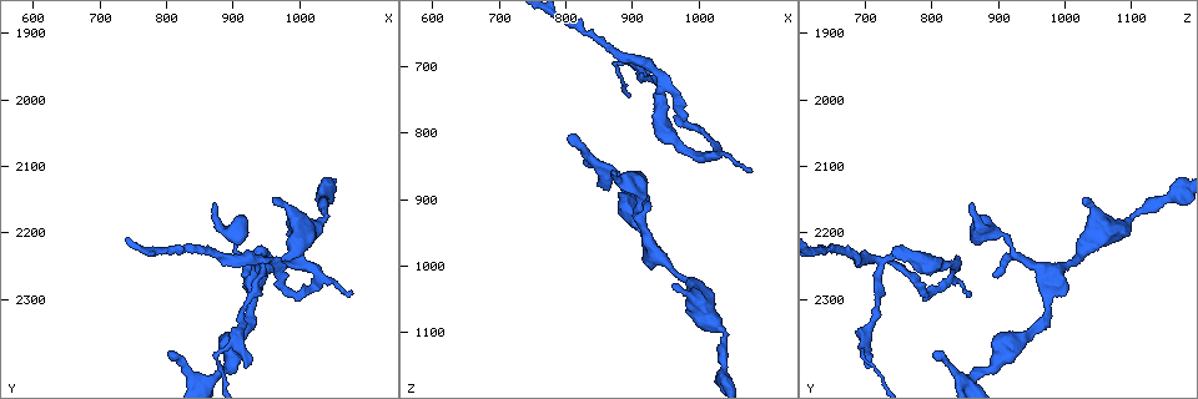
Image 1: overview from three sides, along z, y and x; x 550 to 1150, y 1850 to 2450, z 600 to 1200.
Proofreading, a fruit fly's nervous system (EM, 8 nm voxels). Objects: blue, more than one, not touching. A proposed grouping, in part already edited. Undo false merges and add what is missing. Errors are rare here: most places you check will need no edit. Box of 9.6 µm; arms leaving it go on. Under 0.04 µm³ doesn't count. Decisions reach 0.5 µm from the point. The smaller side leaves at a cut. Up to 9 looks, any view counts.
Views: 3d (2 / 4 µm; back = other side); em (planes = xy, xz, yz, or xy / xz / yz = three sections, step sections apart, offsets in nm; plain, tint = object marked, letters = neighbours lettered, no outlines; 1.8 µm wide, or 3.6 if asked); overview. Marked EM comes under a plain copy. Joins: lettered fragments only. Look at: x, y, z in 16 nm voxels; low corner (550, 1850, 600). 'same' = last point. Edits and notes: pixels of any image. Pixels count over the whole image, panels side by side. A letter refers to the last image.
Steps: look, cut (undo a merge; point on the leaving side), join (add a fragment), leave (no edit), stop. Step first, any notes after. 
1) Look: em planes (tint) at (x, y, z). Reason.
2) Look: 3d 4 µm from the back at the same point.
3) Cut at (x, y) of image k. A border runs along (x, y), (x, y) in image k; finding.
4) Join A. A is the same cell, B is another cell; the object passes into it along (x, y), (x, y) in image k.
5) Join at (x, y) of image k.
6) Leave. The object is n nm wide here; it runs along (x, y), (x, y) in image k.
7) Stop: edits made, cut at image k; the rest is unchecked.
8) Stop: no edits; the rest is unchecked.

Look: 3d 2 µm at (1010, 2285, 795).

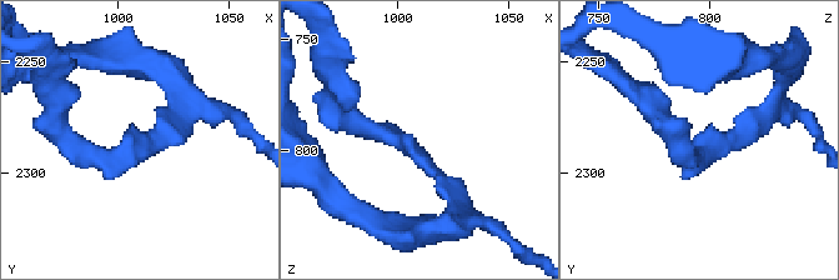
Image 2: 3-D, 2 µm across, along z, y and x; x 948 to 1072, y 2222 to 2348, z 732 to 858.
Look: em planes (tint) at (1008, 2286, 799). Now the EM.

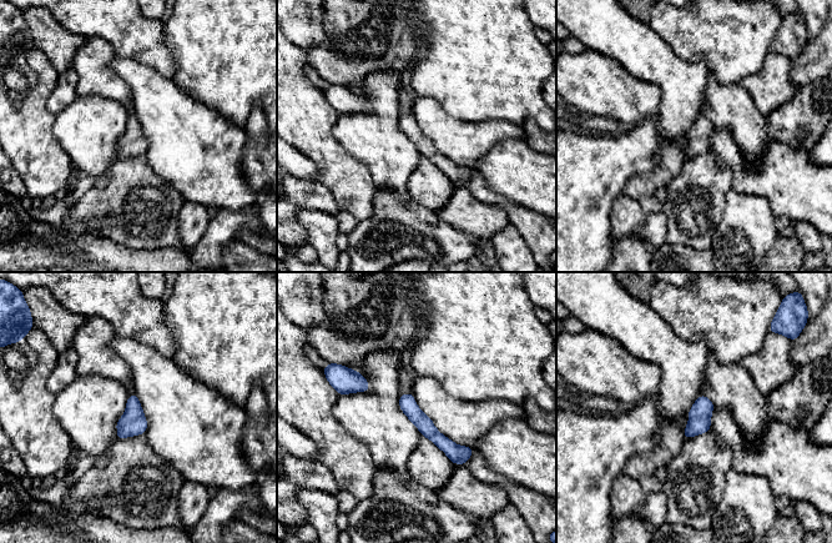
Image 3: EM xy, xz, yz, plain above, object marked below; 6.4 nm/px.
Look: em planes (letters) at the same point. See the neighbours.

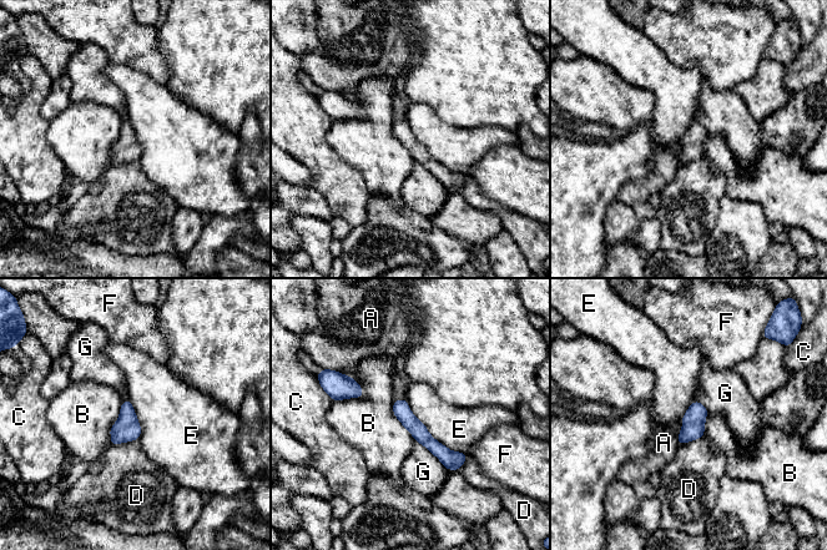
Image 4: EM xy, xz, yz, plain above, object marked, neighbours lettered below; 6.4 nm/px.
Leave. The object is 110 nm wide here; A, B, C, D, E, F and G are other cells; it runs along (397, 403), (435, 448), (459, 463) in image 4; all the same neuron.

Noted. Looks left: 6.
Look: 3d 4 µm at (870, 2155, 860). Branch stops here.

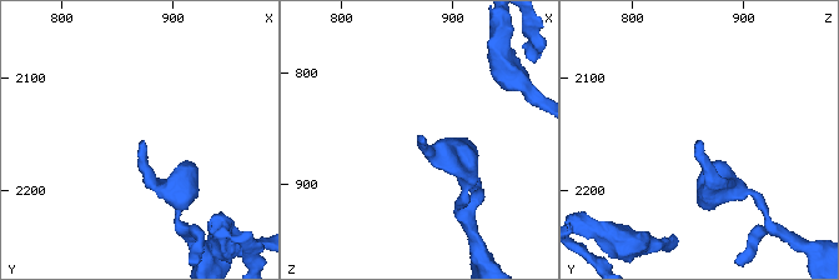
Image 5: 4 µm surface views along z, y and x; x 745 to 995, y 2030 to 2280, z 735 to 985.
Look: em planes (letters) at (874, 2154, 860). Now the EM.

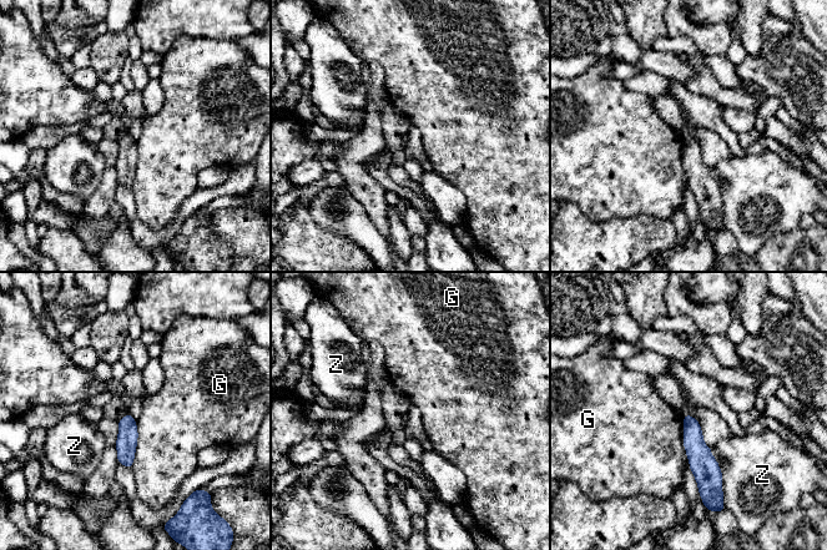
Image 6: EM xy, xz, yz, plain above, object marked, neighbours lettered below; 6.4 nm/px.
Leave. The longest contact is with G, 340 nm; G and Z are other cells; a border runs along (682, 415), (684, 449), (690, 467) in image 6; no lettered fragment goes on from it.

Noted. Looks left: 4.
Look: em xz step 16 (tint) at (945, 2240, 725). Sudden change in width.

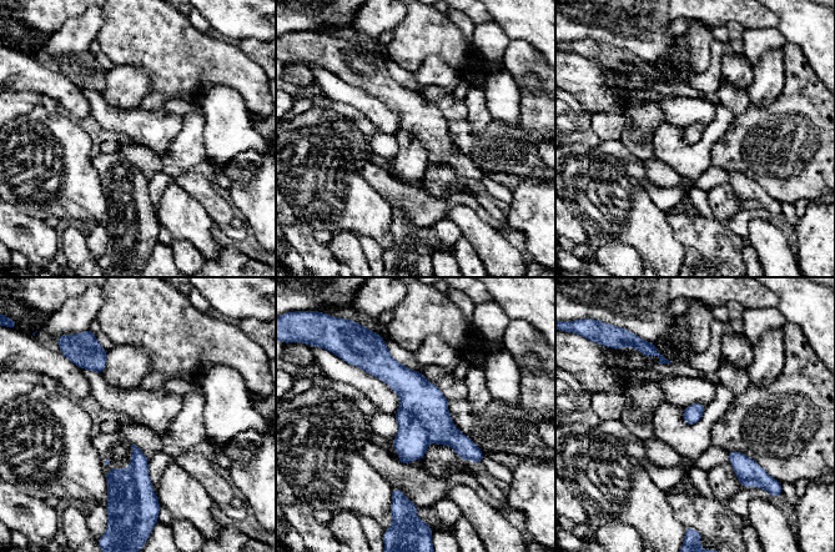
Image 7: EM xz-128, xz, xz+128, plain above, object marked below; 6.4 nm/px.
Look: em planes (letters) at the same point. Another direction.

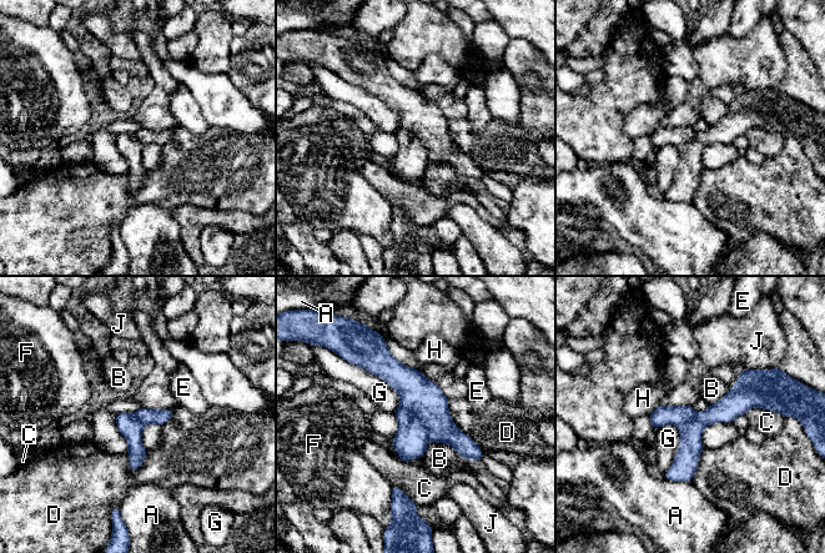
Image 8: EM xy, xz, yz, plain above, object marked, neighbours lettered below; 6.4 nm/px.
Leave. The longest contact is with G, 440 nm; A, B, C, D, E, F, G, H and J are other cells; a border runs along (423, 452), (447, 442), (464, 458) in image 8; one neuron here.

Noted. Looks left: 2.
Stop: no edits; the rest is unchecked.

